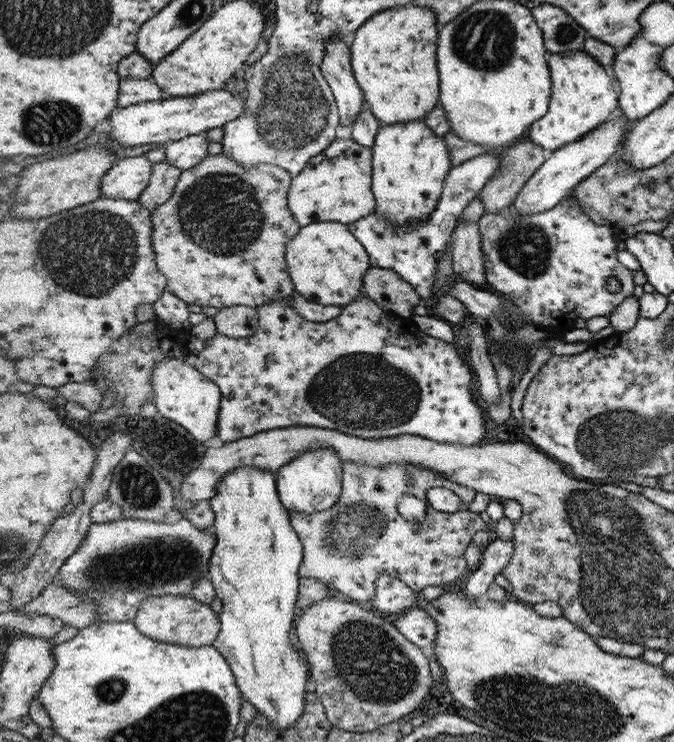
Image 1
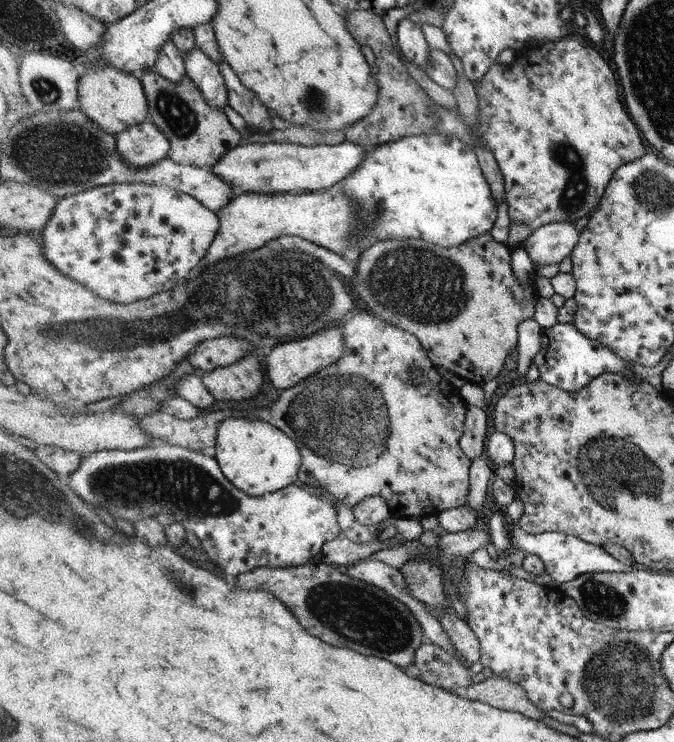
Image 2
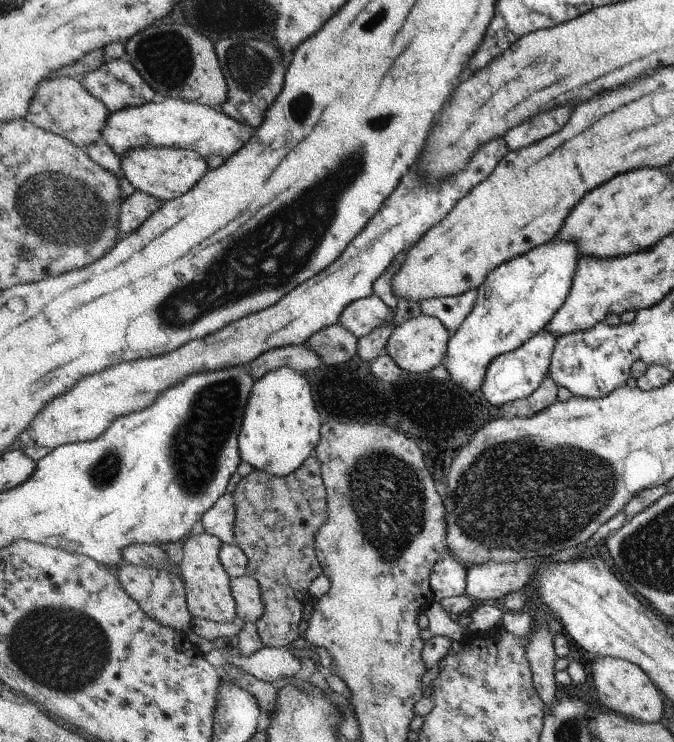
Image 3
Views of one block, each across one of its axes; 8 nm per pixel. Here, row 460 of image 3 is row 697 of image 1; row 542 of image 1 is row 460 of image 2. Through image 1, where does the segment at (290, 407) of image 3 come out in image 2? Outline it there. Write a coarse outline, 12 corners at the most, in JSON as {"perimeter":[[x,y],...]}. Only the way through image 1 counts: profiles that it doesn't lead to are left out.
{"perimeter":[[268,421],[219,428],[224,476],[250,496],[298,482],[302,453]]}

